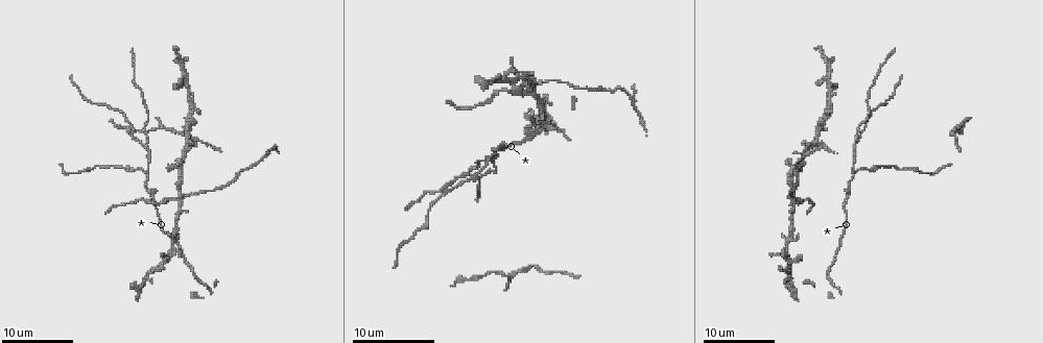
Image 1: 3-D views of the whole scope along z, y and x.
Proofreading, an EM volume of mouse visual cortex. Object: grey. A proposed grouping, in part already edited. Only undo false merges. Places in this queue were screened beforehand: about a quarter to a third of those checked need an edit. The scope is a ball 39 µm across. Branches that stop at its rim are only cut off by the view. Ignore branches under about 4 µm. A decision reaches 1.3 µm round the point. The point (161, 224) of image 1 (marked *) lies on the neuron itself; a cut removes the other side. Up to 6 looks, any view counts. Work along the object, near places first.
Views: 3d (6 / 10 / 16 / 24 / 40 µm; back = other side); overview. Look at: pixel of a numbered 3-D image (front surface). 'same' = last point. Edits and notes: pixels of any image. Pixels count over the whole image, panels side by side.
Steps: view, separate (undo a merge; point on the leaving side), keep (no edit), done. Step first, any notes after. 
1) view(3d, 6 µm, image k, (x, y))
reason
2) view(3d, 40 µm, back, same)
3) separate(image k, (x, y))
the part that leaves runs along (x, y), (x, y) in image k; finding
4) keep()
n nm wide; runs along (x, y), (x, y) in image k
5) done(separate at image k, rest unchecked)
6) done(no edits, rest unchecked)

view(3d, 10 µm, image 1, (181, 193))
small branch off a trunk

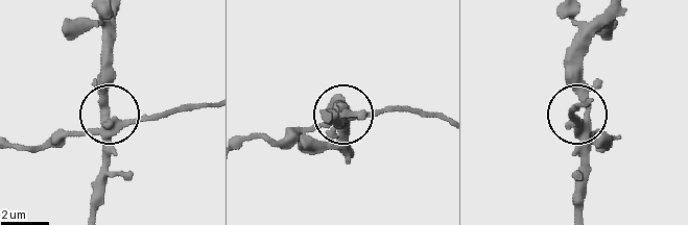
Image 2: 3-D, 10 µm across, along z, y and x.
keep()
one neuron here

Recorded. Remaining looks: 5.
view(3d, 16 µm, image 1, (175, 249))
three-way junction

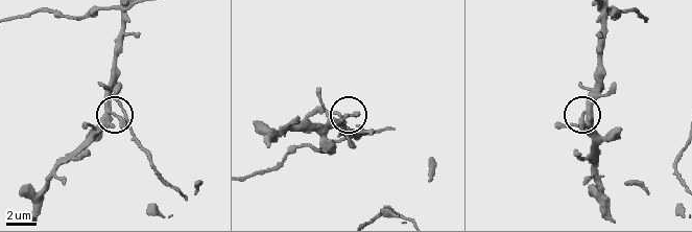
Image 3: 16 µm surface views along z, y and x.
keep()
continuous, no second neuron

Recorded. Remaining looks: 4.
view(3d, 10 µm, image 1, (856, 173))

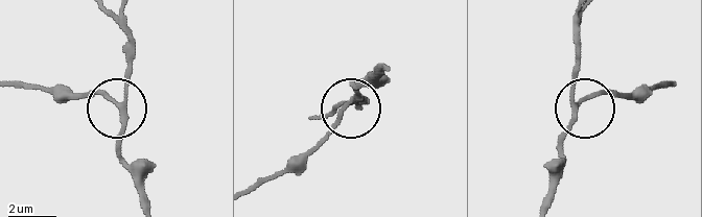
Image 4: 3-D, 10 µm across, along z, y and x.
keep()
190 nm wide; runs along (546, 202), (577, 106), (575, 31) in image 4; continuous, no second neuron

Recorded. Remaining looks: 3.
done(no edits, rest unchecked)

